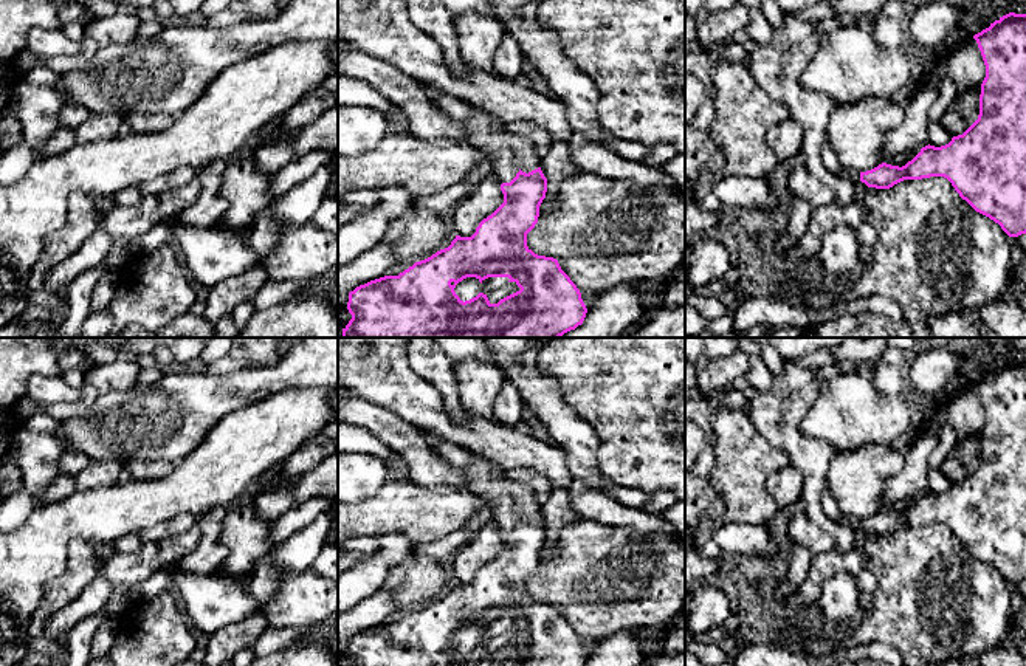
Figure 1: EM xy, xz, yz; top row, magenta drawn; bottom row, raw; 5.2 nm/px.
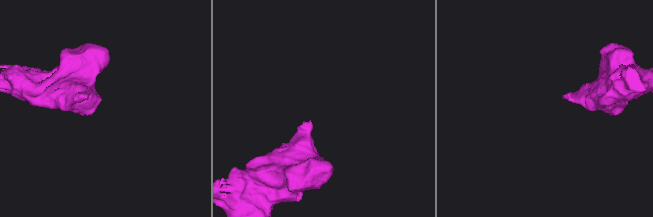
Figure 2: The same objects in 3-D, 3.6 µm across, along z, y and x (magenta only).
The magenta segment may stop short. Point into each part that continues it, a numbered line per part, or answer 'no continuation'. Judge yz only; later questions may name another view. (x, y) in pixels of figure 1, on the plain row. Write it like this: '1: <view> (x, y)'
1: yz (853, 524)

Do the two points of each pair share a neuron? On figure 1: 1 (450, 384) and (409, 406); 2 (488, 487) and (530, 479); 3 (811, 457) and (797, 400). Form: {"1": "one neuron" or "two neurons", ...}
{"1": "two neurons", "2": "two neurons", "3": "one neuron"}

